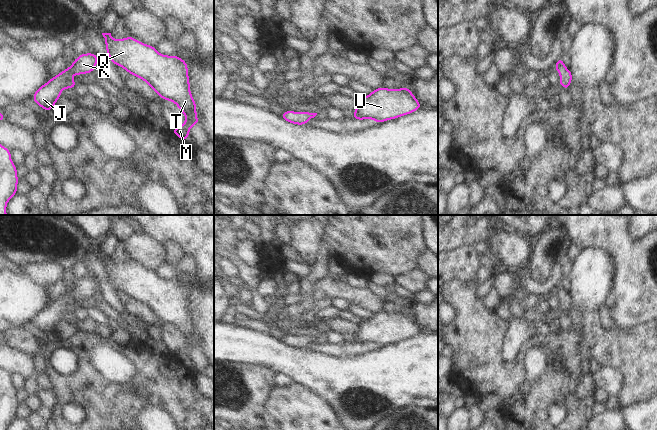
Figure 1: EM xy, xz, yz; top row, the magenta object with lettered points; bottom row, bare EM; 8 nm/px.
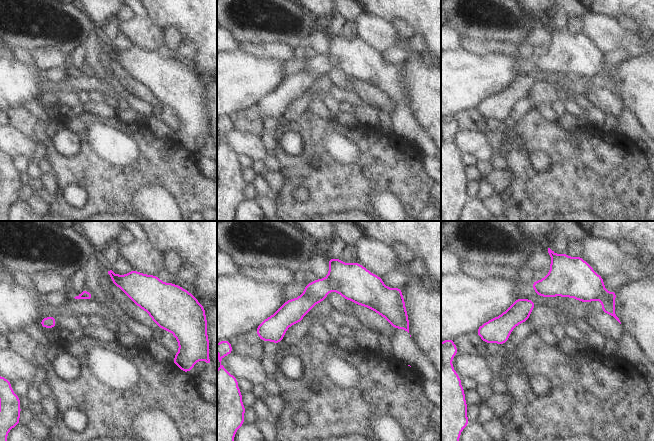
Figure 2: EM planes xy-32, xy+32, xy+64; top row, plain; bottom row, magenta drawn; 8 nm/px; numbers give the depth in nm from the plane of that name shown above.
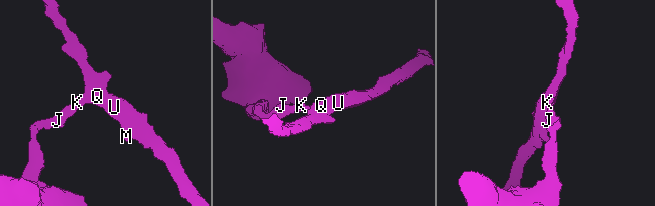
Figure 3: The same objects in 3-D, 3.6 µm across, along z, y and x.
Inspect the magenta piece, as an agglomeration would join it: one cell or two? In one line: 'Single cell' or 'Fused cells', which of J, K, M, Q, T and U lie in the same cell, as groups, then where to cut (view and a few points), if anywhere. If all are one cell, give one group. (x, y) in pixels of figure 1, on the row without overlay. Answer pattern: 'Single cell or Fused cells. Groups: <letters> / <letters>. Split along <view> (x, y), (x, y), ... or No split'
Single cell. Groups: J K M Q T U. No split.

